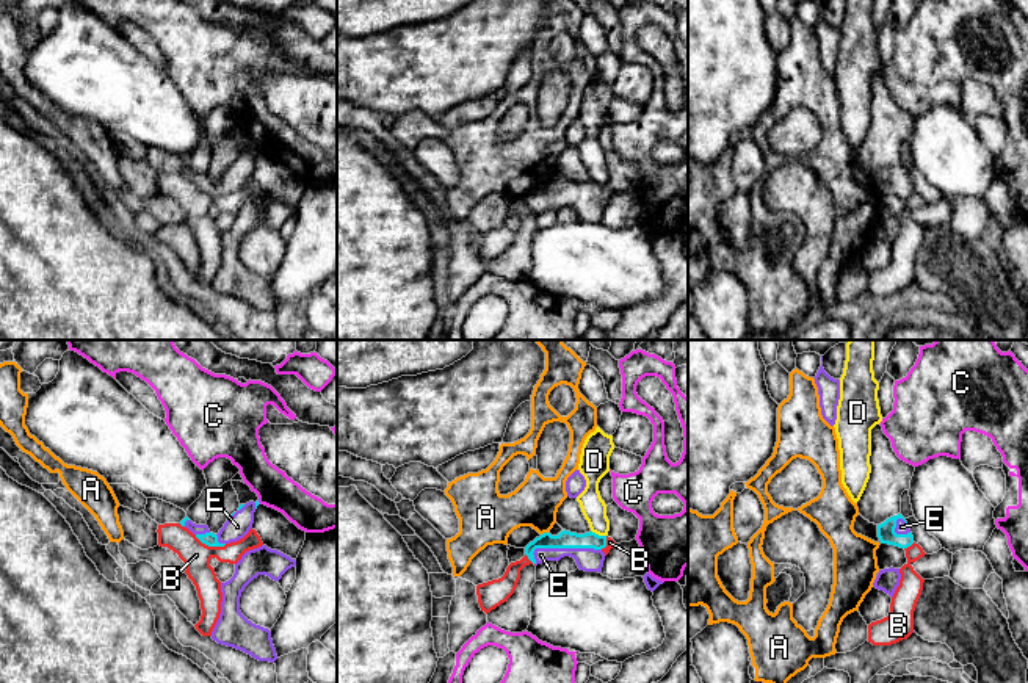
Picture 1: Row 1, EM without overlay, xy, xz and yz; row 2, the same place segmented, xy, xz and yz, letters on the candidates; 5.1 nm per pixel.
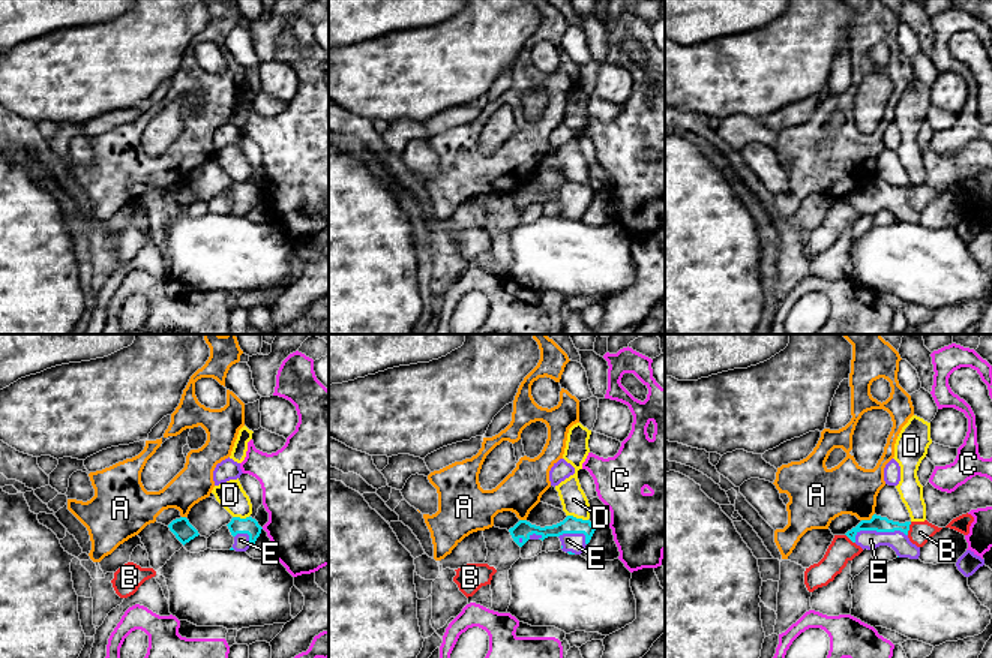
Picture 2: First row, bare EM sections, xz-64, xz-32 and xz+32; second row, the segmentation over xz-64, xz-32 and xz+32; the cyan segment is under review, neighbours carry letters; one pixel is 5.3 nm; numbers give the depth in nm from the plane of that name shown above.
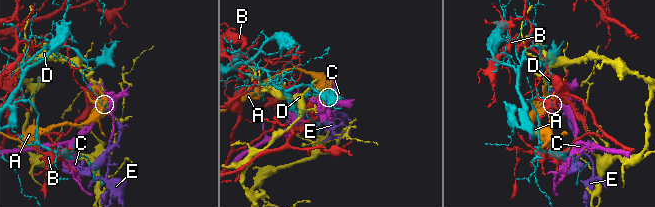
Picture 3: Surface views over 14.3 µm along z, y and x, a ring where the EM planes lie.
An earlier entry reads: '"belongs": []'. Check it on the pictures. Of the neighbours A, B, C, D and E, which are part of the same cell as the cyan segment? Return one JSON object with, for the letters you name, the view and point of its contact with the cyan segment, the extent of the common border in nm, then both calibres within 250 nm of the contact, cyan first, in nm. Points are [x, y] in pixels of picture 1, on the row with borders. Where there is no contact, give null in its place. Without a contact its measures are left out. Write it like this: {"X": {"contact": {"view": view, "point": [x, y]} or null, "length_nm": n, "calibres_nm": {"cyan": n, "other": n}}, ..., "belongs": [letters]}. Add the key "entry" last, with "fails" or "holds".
{"E": {"contact": {"view": "xz", "point": [566, 547]}, "length_nm": 360, "calibres_nm": {"cyan": 90, "other": 120}}, "belongs": ["E"], "entry": "fails"}

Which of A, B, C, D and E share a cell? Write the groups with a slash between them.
A / B / C / D / E

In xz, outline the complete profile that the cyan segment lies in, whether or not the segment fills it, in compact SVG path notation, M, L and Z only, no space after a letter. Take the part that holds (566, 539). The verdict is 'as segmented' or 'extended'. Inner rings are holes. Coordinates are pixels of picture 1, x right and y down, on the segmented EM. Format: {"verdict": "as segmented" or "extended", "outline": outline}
{"verdict": "extended", "outline": "M564 529L558 536L541 534L525 547L525 555L536 566L570 556L580 570L600 573L605 561L602 550L605 547L606 536L599 536L592 531L577 534Z"}

